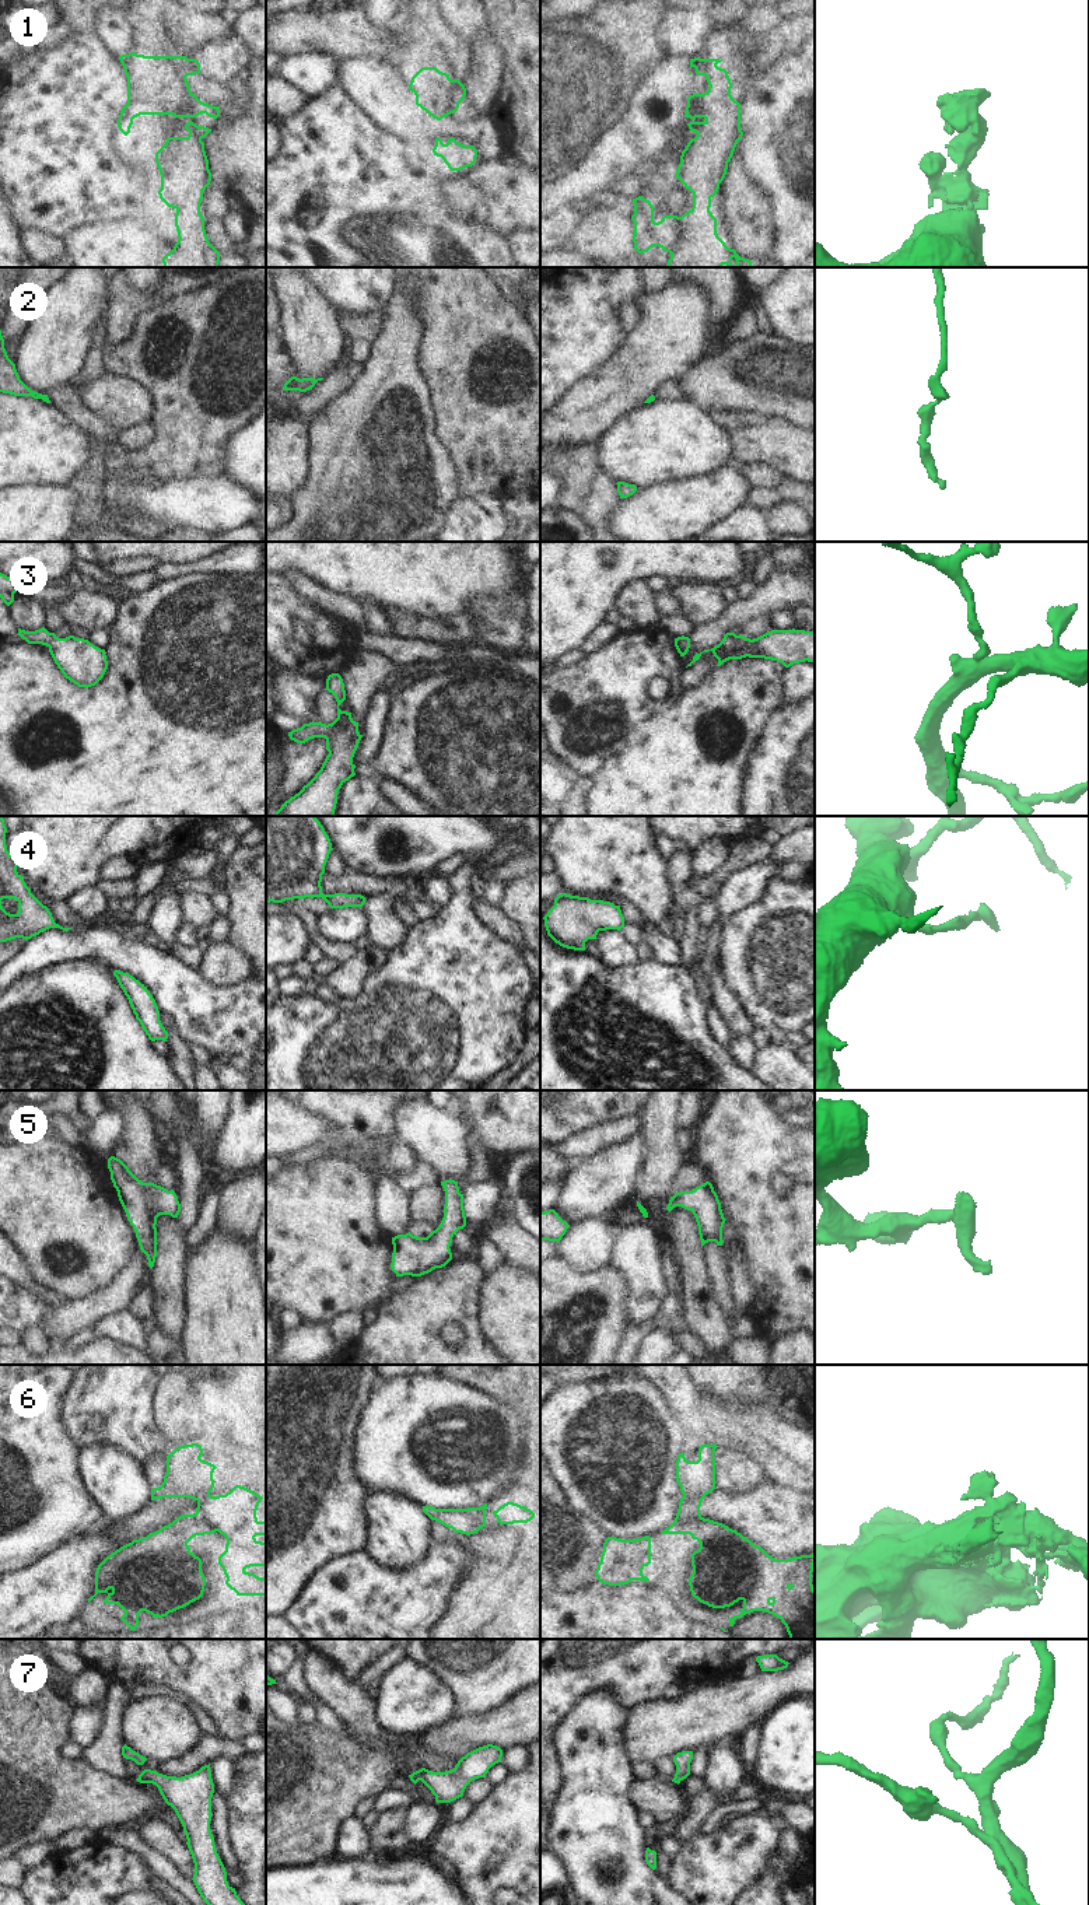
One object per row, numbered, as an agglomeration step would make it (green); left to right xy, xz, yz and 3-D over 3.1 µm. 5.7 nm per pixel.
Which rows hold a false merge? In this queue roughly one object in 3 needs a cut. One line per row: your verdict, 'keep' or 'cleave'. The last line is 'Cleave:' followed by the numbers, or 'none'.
1: keep
2: keep
3: keep
4: keep
5: keep
6: cleave
7: keep
Cleave: 6

